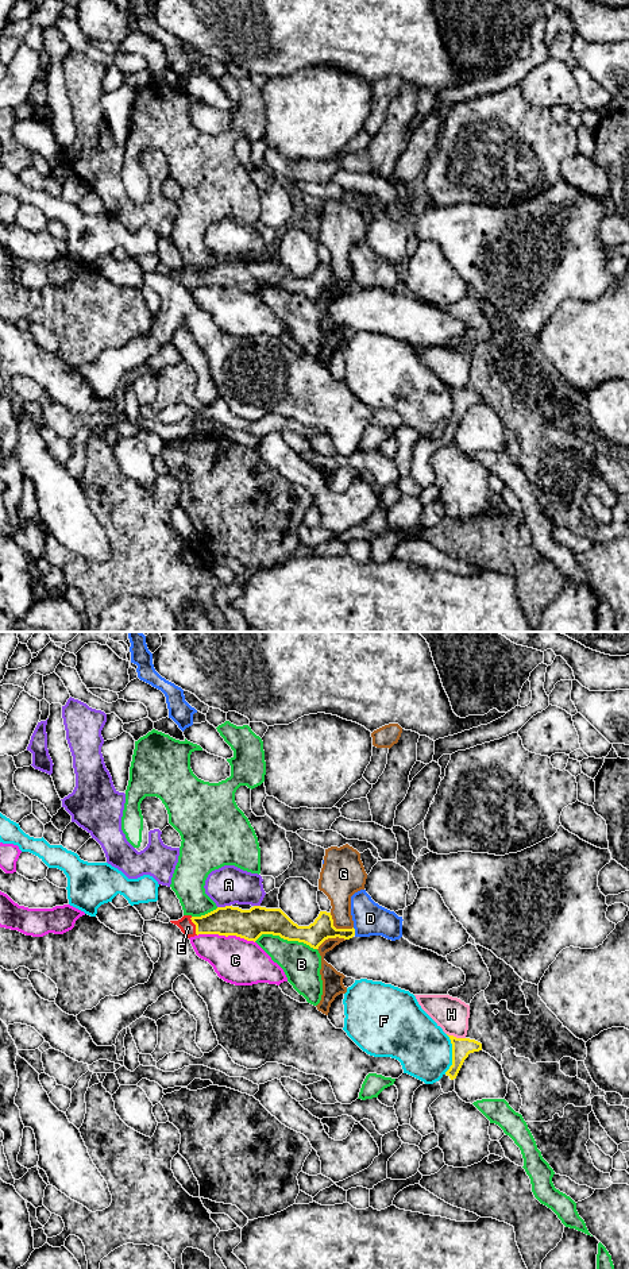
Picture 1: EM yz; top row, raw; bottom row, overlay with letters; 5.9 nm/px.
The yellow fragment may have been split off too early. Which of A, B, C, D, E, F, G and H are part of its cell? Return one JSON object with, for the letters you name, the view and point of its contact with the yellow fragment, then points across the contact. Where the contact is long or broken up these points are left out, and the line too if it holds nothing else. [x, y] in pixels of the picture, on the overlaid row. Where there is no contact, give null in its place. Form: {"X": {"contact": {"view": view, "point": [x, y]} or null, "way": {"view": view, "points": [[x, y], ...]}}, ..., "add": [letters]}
{"E": {"contact": {"view": "yz", "point": [196, 926]}, "way": {"view": "yz", "points": [[226, 921], [196, 926], [188, 928]]}}, "add": ["E"]}

